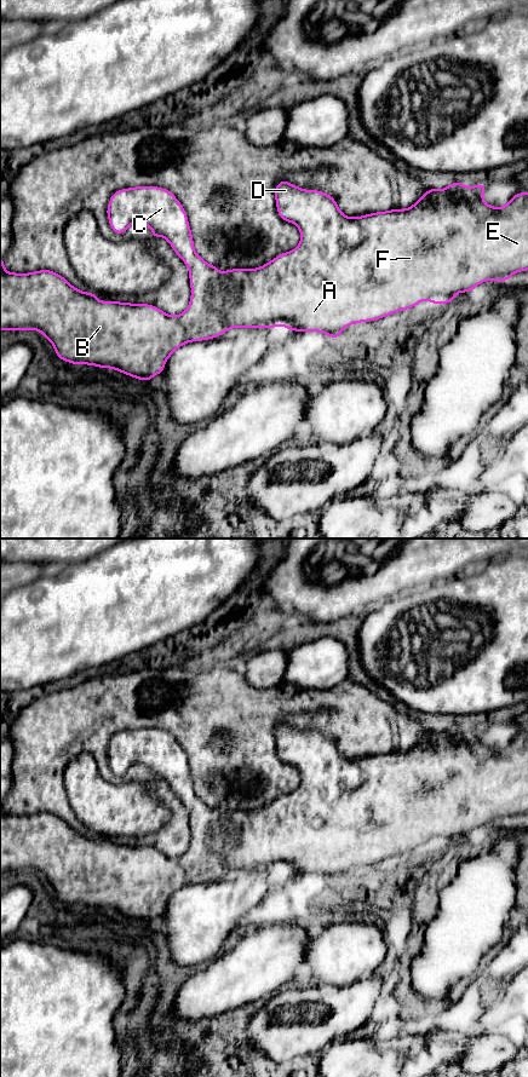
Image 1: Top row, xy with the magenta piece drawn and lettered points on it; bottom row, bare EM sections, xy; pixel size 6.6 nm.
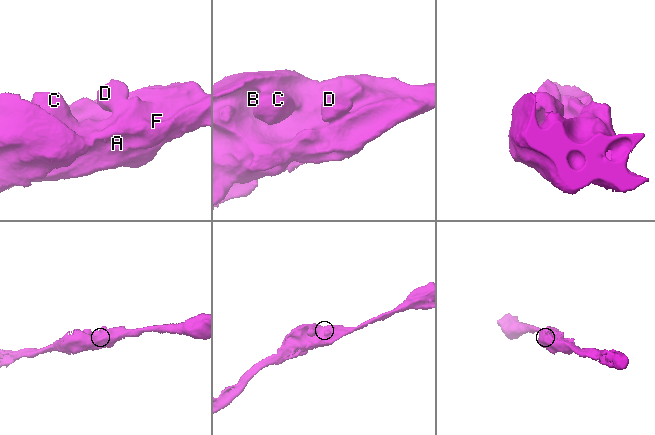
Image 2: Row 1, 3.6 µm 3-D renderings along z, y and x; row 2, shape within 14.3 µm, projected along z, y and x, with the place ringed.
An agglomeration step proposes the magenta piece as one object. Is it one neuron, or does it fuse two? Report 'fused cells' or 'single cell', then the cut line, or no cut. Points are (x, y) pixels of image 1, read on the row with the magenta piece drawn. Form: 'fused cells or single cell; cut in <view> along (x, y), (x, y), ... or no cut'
single cell; no cut

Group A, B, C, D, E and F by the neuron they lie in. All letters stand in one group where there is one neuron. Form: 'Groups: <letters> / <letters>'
Groups: A B C D E F

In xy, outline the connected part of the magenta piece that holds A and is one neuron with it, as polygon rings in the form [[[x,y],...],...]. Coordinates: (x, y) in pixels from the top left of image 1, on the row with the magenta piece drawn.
[[[282,180],[276,185],[275,189],[277,213],[282,220],[294,223],[299,229],[302,234],[302,240],[298,247],[291,252],[281,253],[262,267],[249,270],[234,269],[219,273],[217,266],[207,264],[196,254],[193,243],[193,234],[188,223],[188,215],[180,202],[171,191],[157,186],[136,186],[131,189],[121,189],[111,195],[107,209],[111,230],[115,234],[121,235],[131,224],[143,223],[151,229],[154,238],[163,236],[170,242],[176,254],[186,264],[189,269],[191,299],[188,309],[180,315],[171,316],[165,313],[156,306],[148,304],[128,304],[117,303],[114,300],[98,301],[94,293],[85,293],[80,289],[74,288],[64,277],[50,270],[41,270],[30,273],[7,272],[4,267],[4,258],[0,258],[0,330],[11,329],[16,332],[17,329],[35,329],[42,333],[44,336],[52,342],[56,350],[56,356],[62,361],[73,364],[97,365],[102,369],[113,368],[121,372],[122,374],[144,380],[145,382],[148,382],[154,375],[161,374],[163,372],[166,361],[170,358],[172,352],[182,345],[190,341],[202,341],[217,338],[230,328],[242,327],[268,329],[282,326],[287,327],[289,332],[321,332],[333,339],[340,338],[343,328],[354,323],[375,321],[390,316],[396,311],[411,309],[423,300],[429,300],[434,305],[436,305],[437,303],[452,304],[453,298],[457,293],[472,292],[475,286],[489,280],[505,282],[511,277],[512,273],[528,270],[528,192],[515,194],[515,196],[507,205],[500,208],[495,208],[483,201],[482,196],[484,190],[486,184],[483,183],[469,188],[458,182],[454,182],[443,190],[430,188],[430,190],[425,192],[417,203],[407,209],[391,209],[388,212],[378,212],[362,217],[349,218],[339,211],[338,205],[332,196],[318,190],[303,190],[299,186],[292,185],[289,182]]]

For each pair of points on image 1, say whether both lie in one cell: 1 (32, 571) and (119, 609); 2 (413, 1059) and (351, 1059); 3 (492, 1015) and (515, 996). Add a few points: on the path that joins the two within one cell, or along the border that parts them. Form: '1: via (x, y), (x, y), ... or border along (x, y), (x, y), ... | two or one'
1: border along (52, 568), (33, 581), (15, 588) | two
2: via (397, 1059), (367, 1059) | one
3: via (498, 1013), (509, 1002) | one

